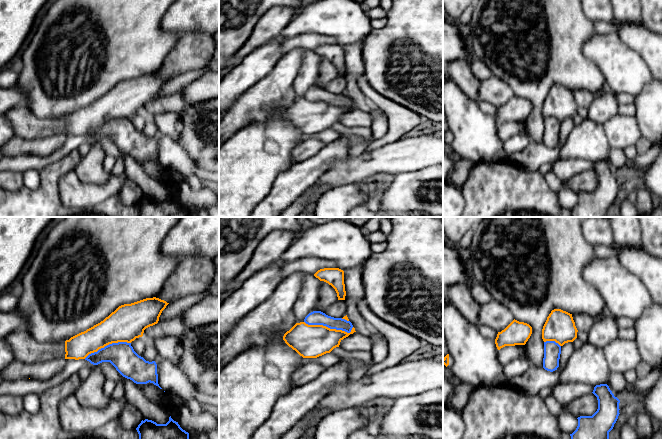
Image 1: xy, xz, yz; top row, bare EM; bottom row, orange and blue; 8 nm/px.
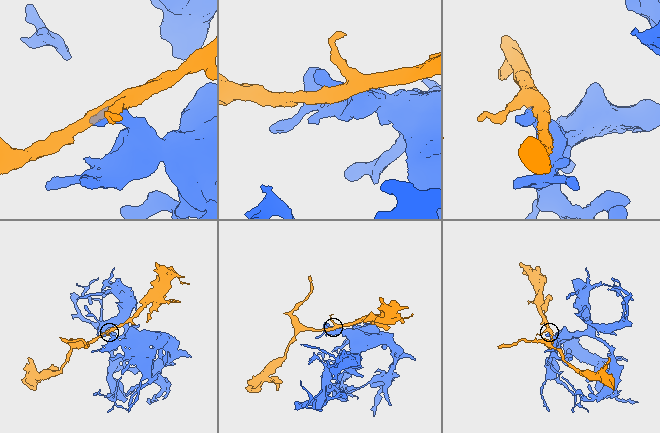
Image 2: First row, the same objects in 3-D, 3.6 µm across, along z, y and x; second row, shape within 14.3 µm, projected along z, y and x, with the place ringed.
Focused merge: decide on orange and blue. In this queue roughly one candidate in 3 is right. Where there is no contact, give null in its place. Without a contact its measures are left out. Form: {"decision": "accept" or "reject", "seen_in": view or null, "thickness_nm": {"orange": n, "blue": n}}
{"decision": "reject", "seen_in": "xz", "thickness_nm": {"orange": 280, "blue": 110}}

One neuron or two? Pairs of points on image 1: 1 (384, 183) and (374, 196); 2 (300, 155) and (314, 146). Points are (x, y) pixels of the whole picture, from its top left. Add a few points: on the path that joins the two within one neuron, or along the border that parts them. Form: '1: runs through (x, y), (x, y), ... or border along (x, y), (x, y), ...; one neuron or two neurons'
1: runs through (381, 186), (376, 193); one neuron
2: runs through (303, 152), (311, 147); one neuron

